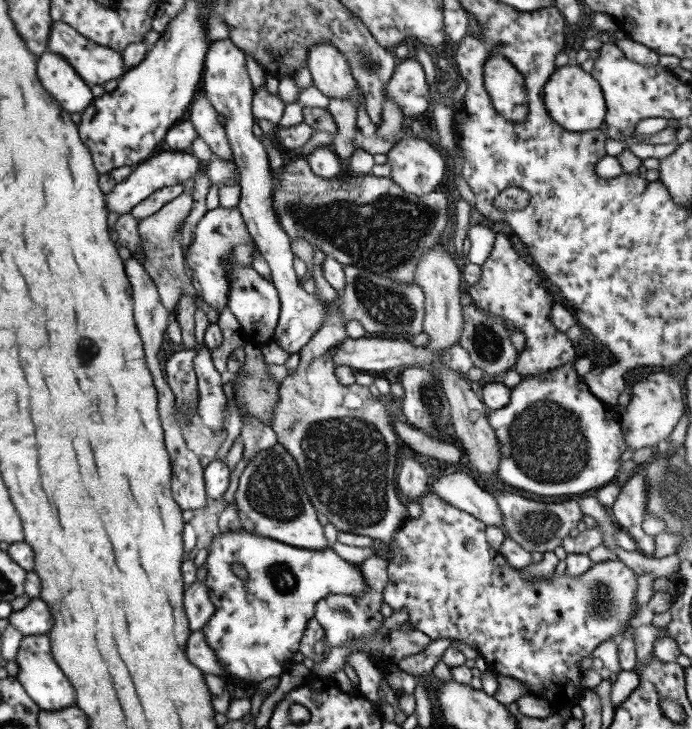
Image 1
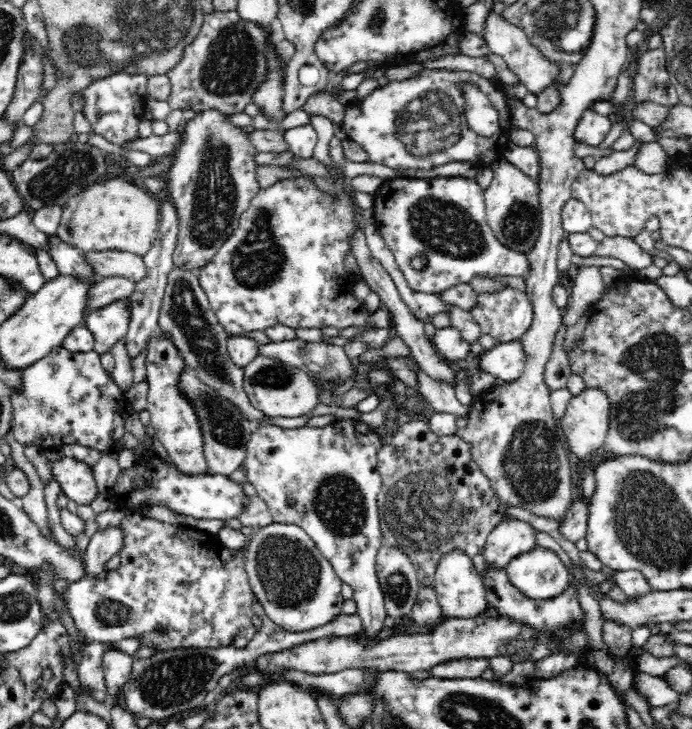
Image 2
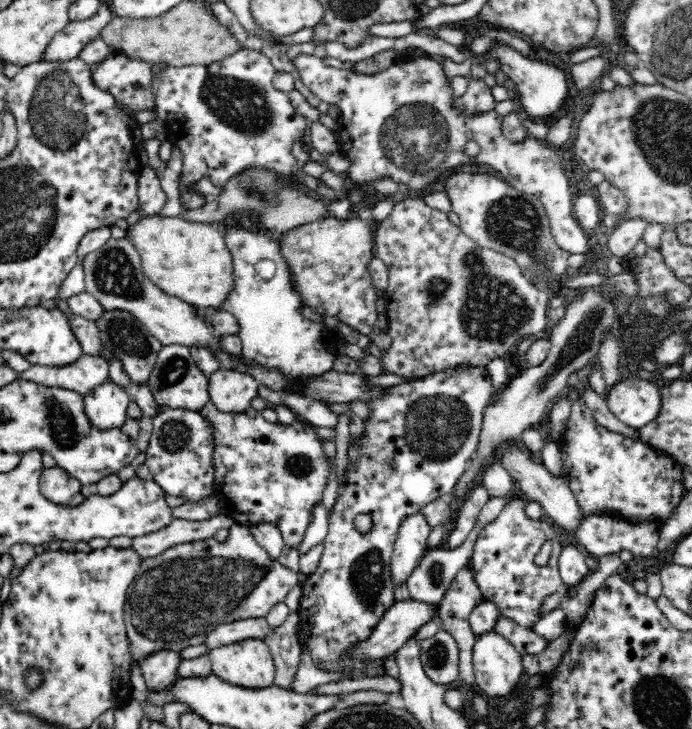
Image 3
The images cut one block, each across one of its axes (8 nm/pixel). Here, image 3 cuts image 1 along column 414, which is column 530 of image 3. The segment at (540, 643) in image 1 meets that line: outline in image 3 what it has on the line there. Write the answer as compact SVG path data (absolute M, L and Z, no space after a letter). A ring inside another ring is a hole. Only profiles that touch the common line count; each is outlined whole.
M522 495L506 501L496 520L479 530L469 566L481 590L483 600L493 602L503 617L532 629L532 626L543 616L540 608L544 598L554 595L563 588L559 568L556 568L558 564L550 562L548 568L539 567L534 563L534 559L546 540L551 540L554 544L552 554L556 558L560 557L563 547L554 532L554 527L548 522L540 519L533 520L526 515L524 507L528 501Z

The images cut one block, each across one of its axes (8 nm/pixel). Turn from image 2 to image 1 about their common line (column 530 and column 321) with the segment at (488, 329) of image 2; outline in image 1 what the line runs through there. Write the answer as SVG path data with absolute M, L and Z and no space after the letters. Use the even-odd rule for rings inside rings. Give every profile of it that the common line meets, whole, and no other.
M230 39L212 41L206 51L201 90L205 92L210 104L218 113L225 116L225 131L233 150L235 165L239 172L241 199L238 210L246 223L250 236L257 244L257 250L267 260L271 270L272 284L276 287L281 302L279 321L274 331L274 342L289 354L299 353L303 346L317 333L317 328L327 315L327 308L336 305L343 314L345 324L356 319L366 332L388 332L417 335L423 332L425 317L425 294L413 282L398 282L390 276L380 276L357 266L345 265L345 287L343 295L335 302L322 302L315 294L308 294L301 285L290 249L291 238L282 228L273 205L273 178L271 177L270 160L262 141L253 133L256 118L251 104L254 89L246 67L245 52Z

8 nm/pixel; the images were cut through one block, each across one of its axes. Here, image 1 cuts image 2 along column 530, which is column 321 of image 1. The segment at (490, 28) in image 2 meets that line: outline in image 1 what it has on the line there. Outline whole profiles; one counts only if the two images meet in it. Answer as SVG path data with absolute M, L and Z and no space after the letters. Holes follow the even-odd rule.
M321 42L313 44L309 50L306 66L312 74L316 86L324 96L331 100L349 98L356 105L362 100L361 89L352 77L348 60L333 44Z

